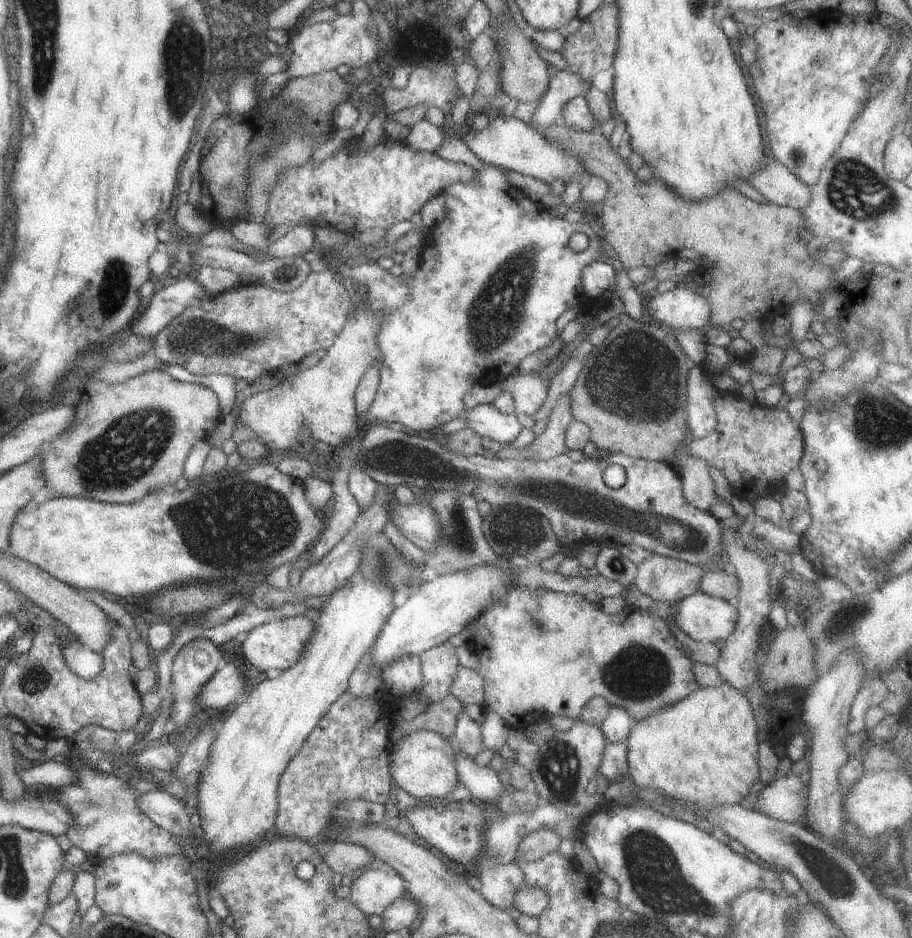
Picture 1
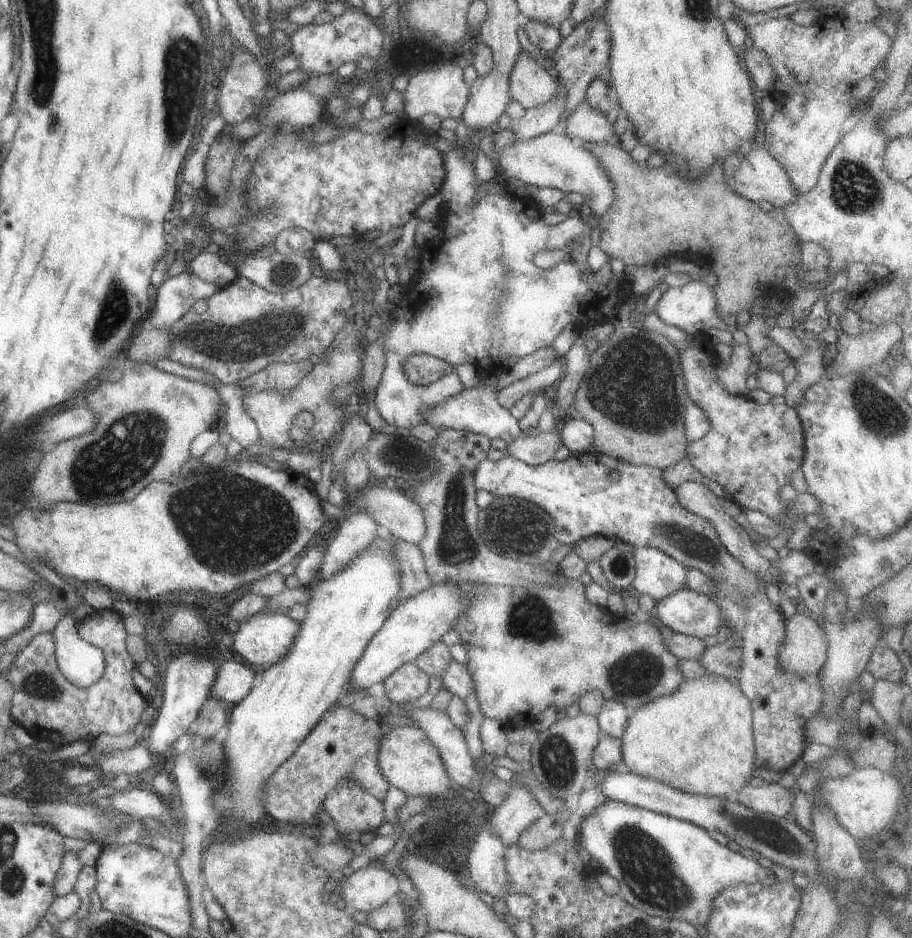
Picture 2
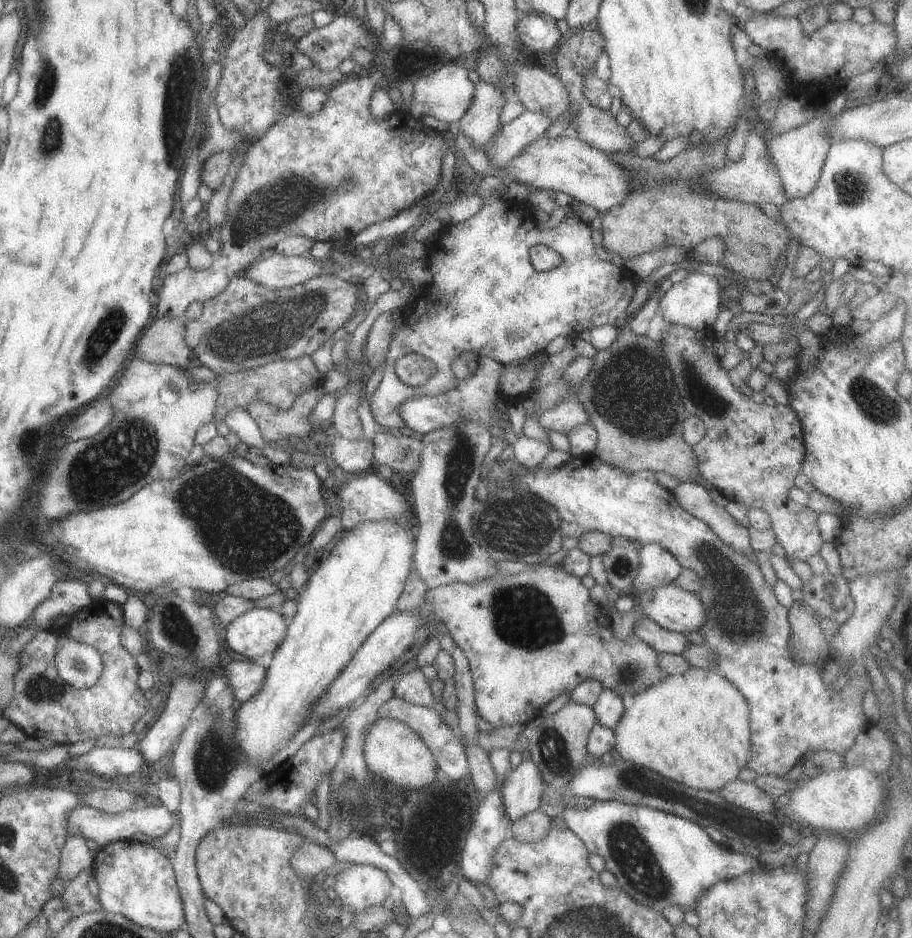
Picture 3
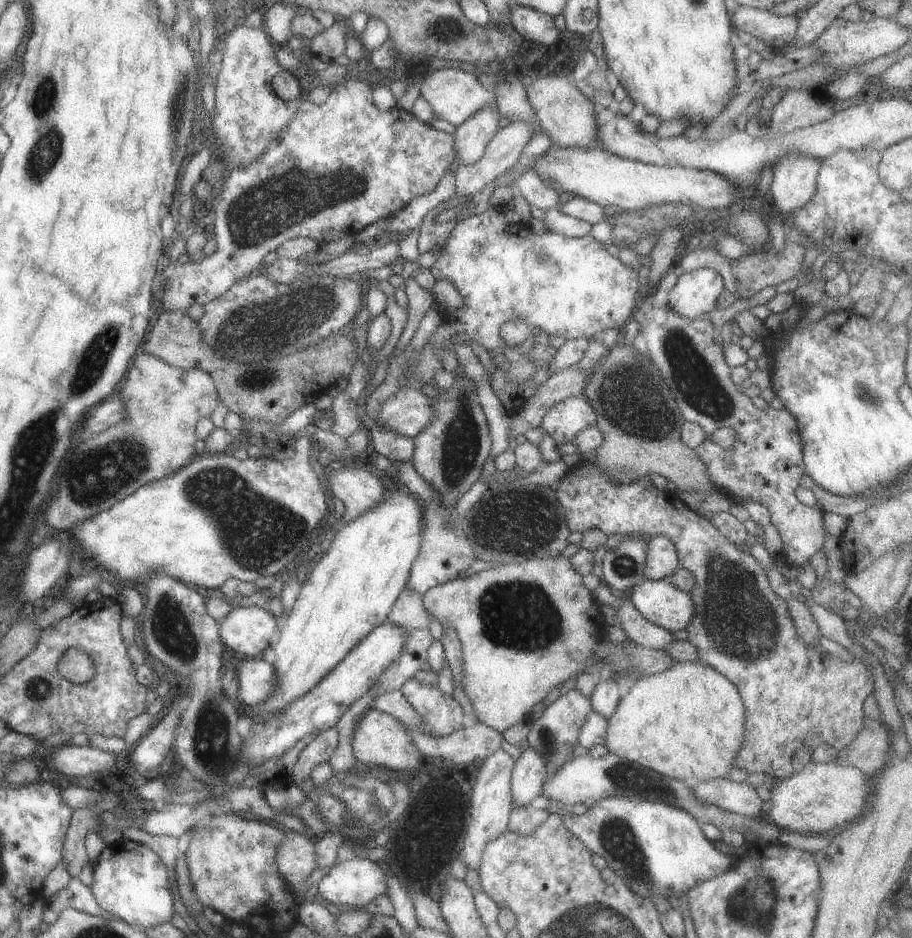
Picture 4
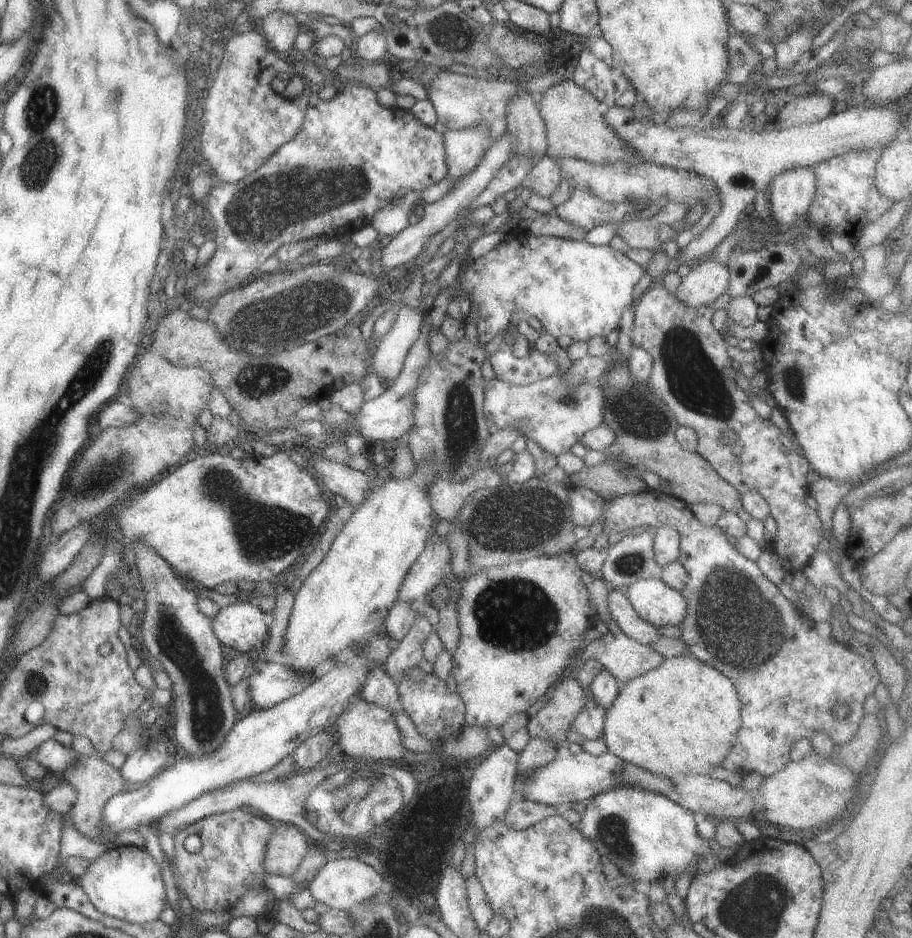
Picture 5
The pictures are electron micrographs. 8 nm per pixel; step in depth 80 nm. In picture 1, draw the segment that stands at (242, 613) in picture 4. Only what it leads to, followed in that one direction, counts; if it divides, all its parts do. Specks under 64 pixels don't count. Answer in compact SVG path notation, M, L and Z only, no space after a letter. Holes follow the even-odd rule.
M293 616L293 618L280 618L265 621L255 628L251 628L245 632L239 643L239 652L243 654L243 658L260 671L277 672L289 668L289 664L295 664L297 658L303 652L305 642L309 640L313 628L311 628L311 620L303 618L303 616Z

